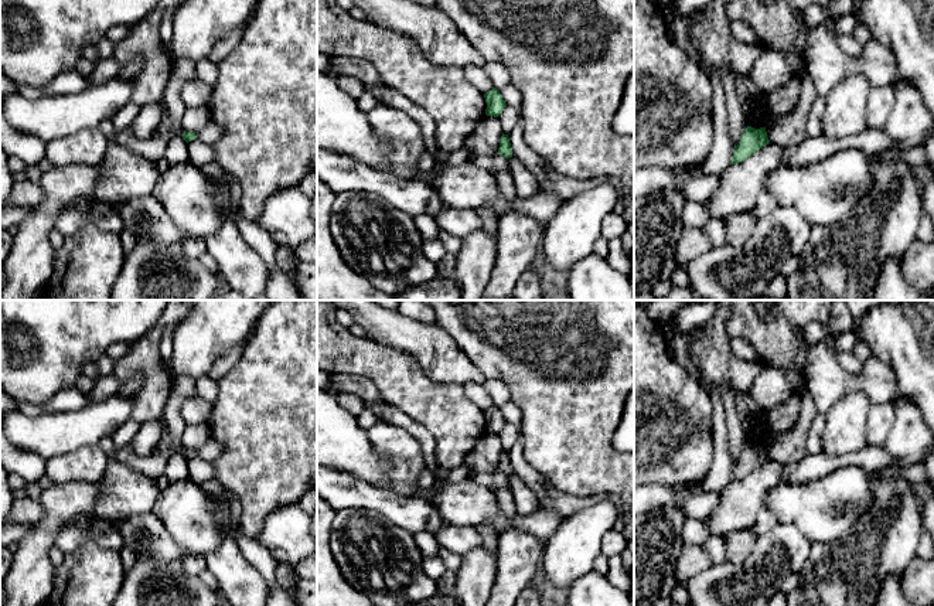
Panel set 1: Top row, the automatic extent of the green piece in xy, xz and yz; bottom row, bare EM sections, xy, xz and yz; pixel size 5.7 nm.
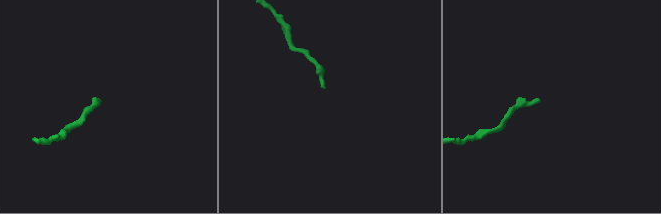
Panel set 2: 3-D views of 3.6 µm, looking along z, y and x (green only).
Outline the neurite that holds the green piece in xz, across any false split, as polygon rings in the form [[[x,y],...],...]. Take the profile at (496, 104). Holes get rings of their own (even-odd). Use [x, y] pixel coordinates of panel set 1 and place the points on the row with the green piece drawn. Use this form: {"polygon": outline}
{"polygon": [[[492,88],[490,92],[484,93],[484,98],[487,103],[485,115],[498,118],[507,105],[500,91]]]}

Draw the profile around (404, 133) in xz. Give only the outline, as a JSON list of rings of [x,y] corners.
[[[378,103],[367,116],[376,133],[392,143],[389,174],[400,180],[423,176],[417,161],[426,147],[419,125],[403,110],[384,103]]]

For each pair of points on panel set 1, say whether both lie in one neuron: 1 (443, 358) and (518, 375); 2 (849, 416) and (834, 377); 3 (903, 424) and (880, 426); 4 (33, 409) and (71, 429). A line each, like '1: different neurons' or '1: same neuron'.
1: different neurons
2: different neurons
3: different neurons
4: different neurons

